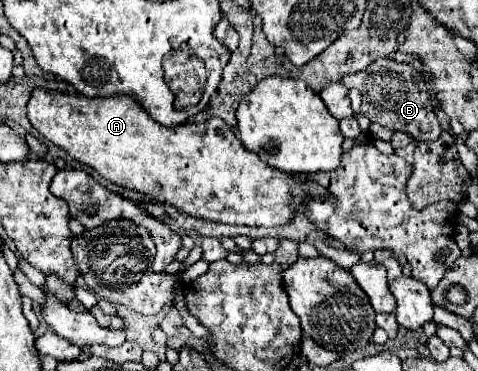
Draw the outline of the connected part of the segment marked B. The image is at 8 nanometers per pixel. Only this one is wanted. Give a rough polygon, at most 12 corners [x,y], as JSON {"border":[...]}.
{"border":[[380,59],[342,83],[360,113],[418,141],[440,137],[428,85]]}

